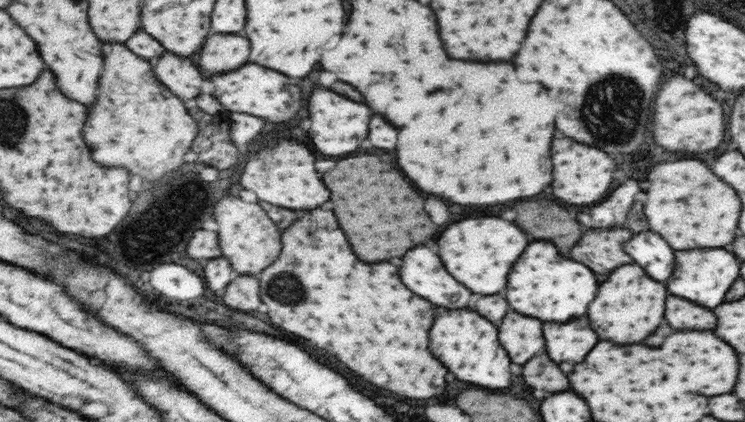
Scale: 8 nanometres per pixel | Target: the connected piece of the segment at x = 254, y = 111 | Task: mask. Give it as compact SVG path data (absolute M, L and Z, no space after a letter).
M245 64L241 72L229 72L225 76L213 76L217 84L217 98L225 104L229 114L249 114L263 118L265 122L281 124L291 120L301 108L301 90L289 82L287 76L261 68L257 64Z

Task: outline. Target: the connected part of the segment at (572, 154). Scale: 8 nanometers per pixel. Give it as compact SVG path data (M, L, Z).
M559 138L553 144L553 182L551 192L555 198L563 200L565 204L575 206L591 206L605 200L611 192L615 162L601 150L589 148L585 144L577 144L567 138Z

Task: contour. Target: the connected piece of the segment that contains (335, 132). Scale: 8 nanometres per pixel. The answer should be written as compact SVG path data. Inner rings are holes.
M317 88L307 98L307 110L309 110L309 122L311 122L311 128L309 128L309 136L313 140L311 144L315 150L319 150L325 156L355 152L359 148L359 144L365 140L365 136L371 142L371 146L375 146L375 148L383 148L383 150L395 148L397 130L393 126L389 126L381 116L377 116L377 114L371 116L371 110L365 104L351 102L329 90ZM367 122L369 122L369 132L367 132Z

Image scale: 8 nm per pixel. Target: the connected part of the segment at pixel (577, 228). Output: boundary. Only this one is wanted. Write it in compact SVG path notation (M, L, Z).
M519 202L513 206L515 224L521 224L533 238L549 240L569 256L571 246L579 240L583 228L565 208L553 202Z

